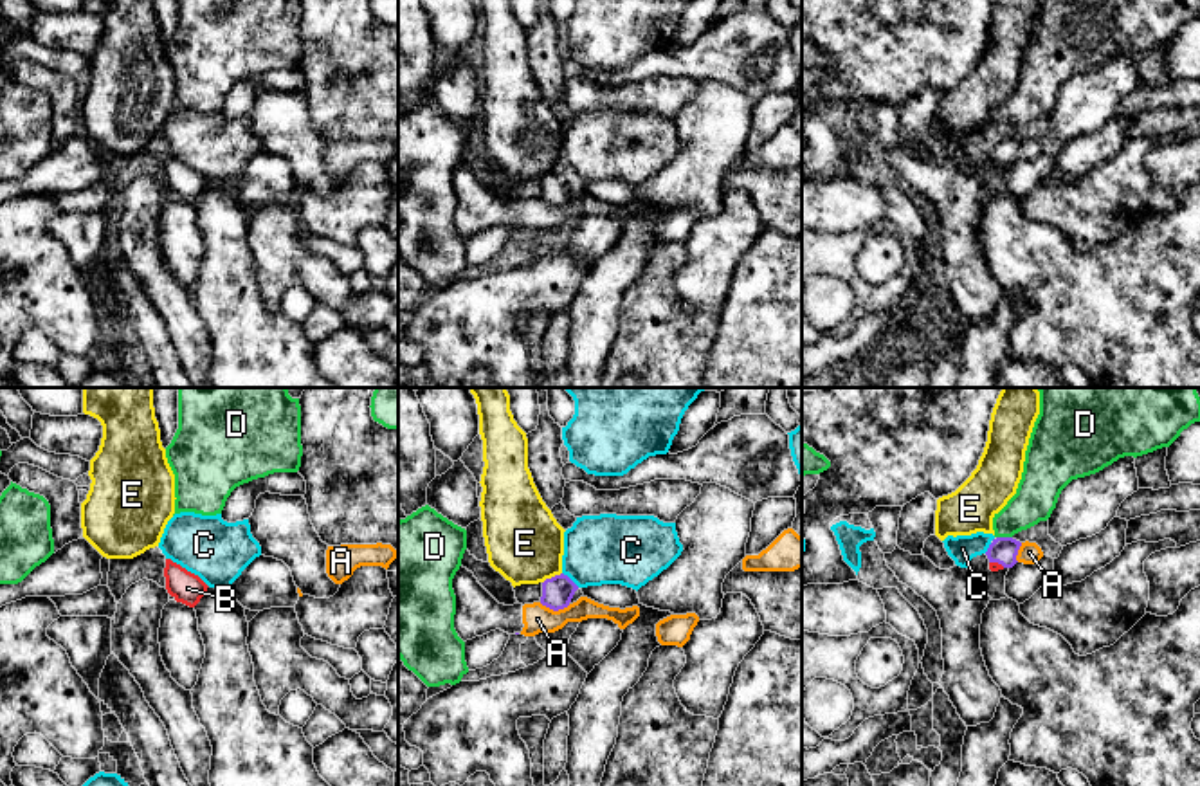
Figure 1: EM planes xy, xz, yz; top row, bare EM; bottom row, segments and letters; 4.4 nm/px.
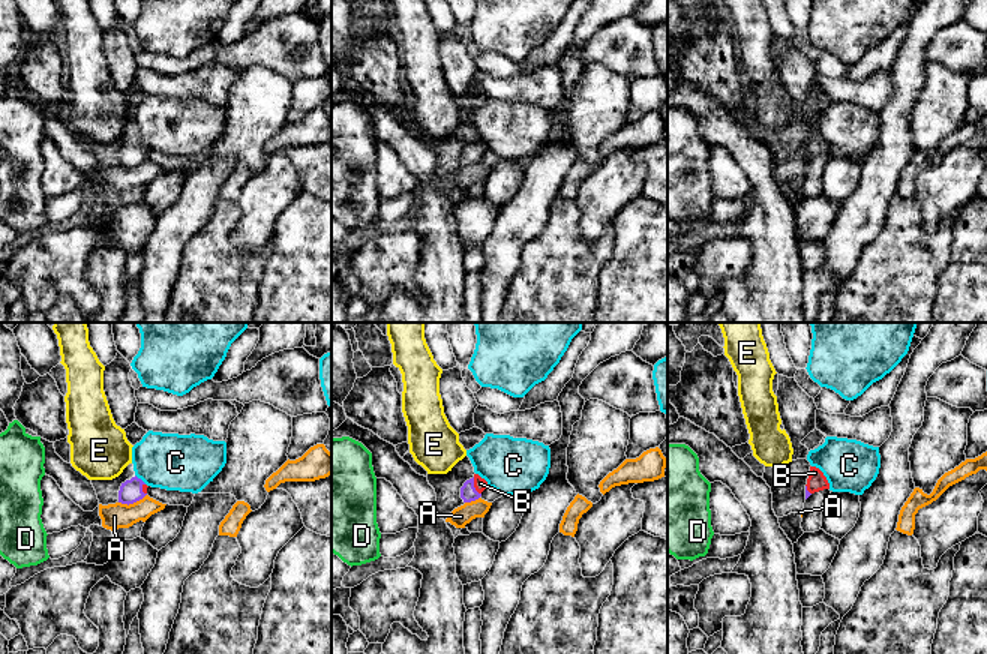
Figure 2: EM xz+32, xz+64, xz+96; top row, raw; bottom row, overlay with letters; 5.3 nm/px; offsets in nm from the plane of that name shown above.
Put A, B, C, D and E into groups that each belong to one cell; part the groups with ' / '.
A / B / C / D / E

